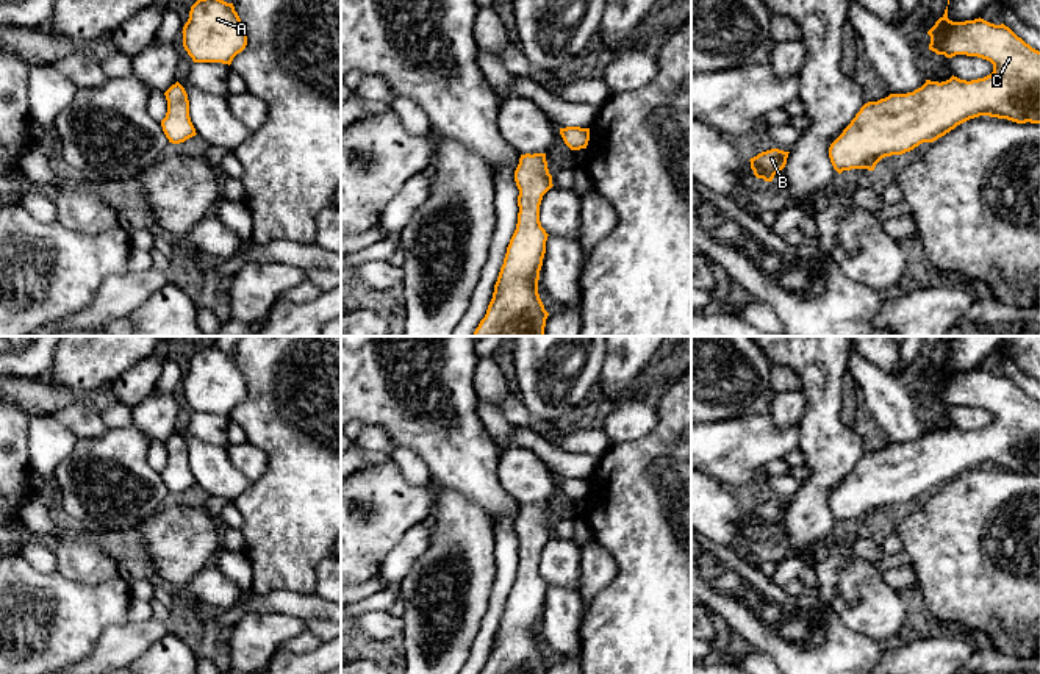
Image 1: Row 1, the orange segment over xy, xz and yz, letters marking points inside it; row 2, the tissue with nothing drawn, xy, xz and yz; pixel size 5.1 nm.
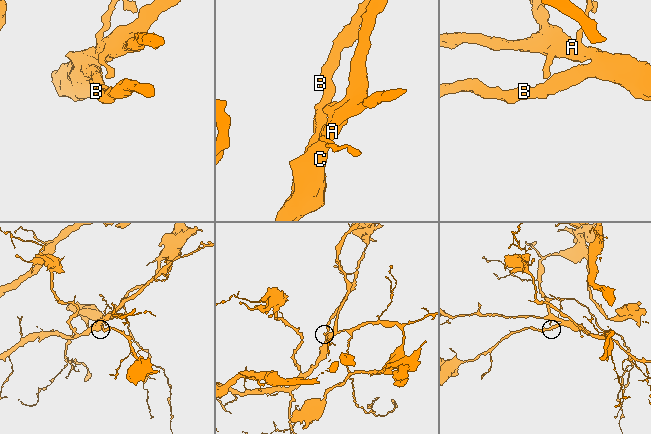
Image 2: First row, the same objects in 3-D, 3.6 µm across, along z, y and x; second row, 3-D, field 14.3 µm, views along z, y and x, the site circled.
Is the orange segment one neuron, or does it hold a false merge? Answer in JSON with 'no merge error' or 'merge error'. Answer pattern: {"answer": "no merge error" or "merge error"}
{"answer": "no merge error"}

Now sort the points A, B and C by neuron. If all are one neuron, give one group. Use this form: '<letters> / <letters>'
A B C

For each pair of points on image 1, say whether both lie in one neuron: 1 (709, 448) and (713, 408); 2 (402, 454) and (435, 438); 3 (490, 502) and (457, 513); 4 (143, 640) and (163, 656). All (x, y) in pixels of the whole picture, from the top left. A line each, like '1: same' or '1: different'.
1: different
2: different
3: different
4: different

